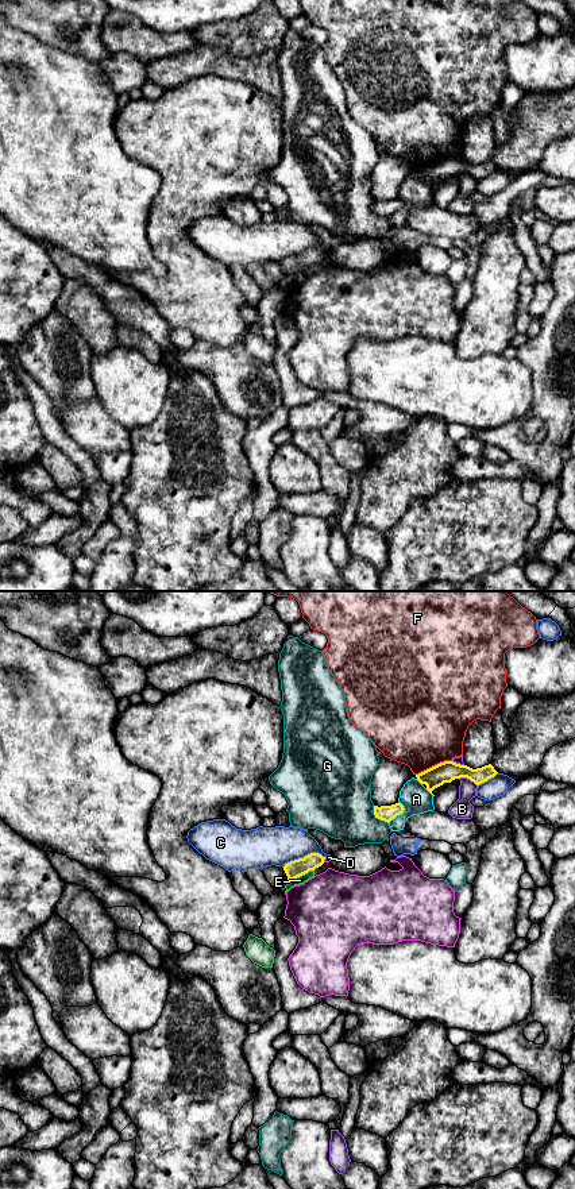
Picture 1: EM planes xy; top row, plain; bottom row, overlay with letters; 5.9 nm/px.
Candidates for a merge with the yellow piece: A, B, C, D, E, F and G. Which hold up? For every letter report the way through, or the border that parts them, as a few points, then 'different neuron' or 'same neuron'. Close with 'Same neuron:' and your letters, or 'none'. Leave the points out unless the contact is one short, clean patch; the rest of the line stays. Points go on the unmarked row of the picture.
A: along xy (400, 197), (404, 205), (388, 217) | different neuron
B: along xy (459, 173), (467, 173), (477, 181) | different neuron
C: different neuron
D: different neuron
E: along xy (313, 265), (288, 275) | different neuron
F: along xy (451, 155), (437, 158), (416, 170) | different neuron
G: different neuron
Same neuron: none

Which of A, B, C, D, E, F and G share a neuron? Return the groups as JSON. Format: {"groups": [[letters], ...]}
{"groups": [["A"], ["B"], ["C"], ["D"], ["E"], ["F"], ["G"]]}

